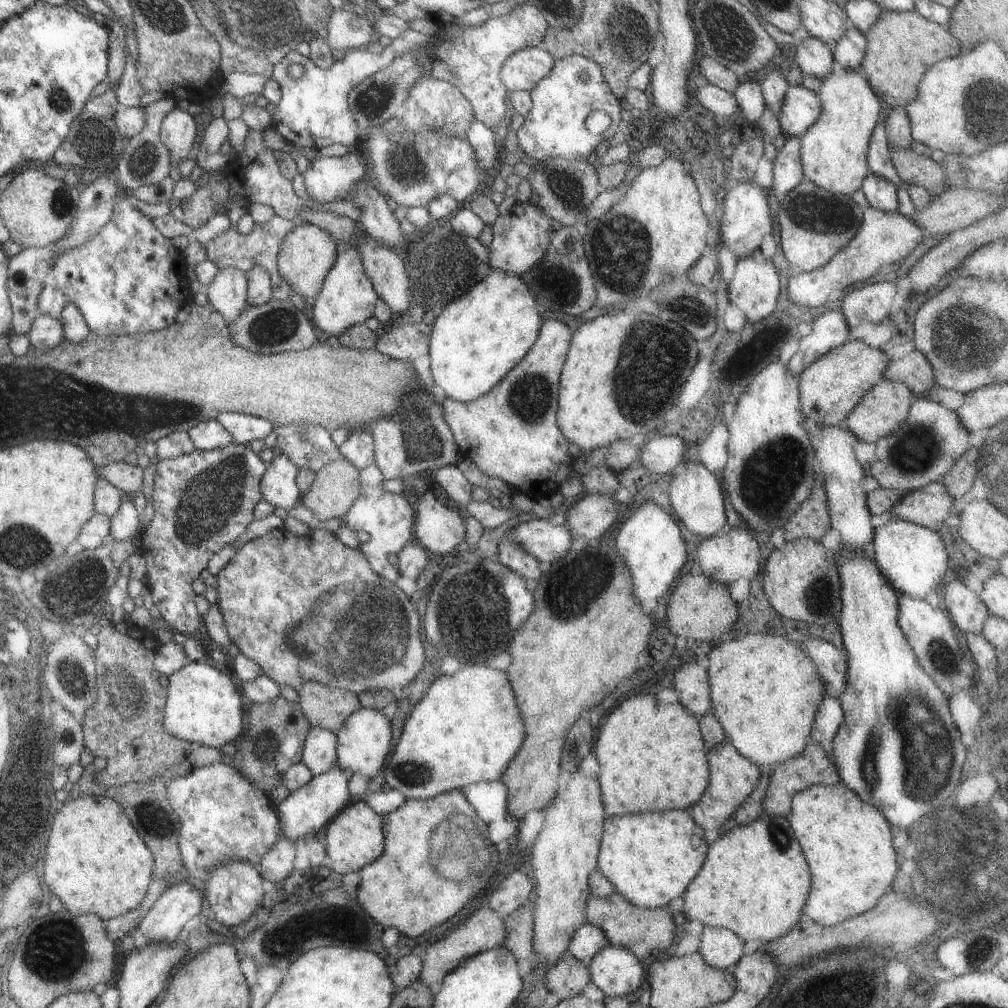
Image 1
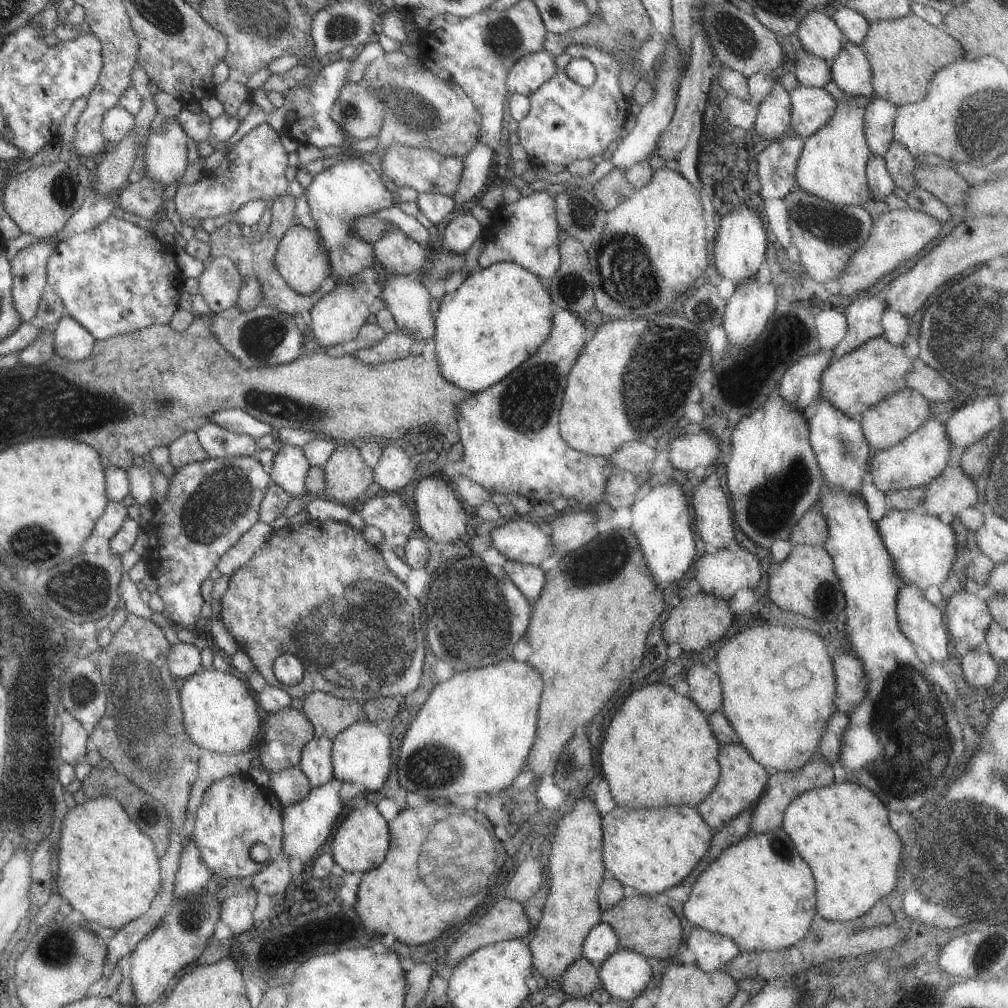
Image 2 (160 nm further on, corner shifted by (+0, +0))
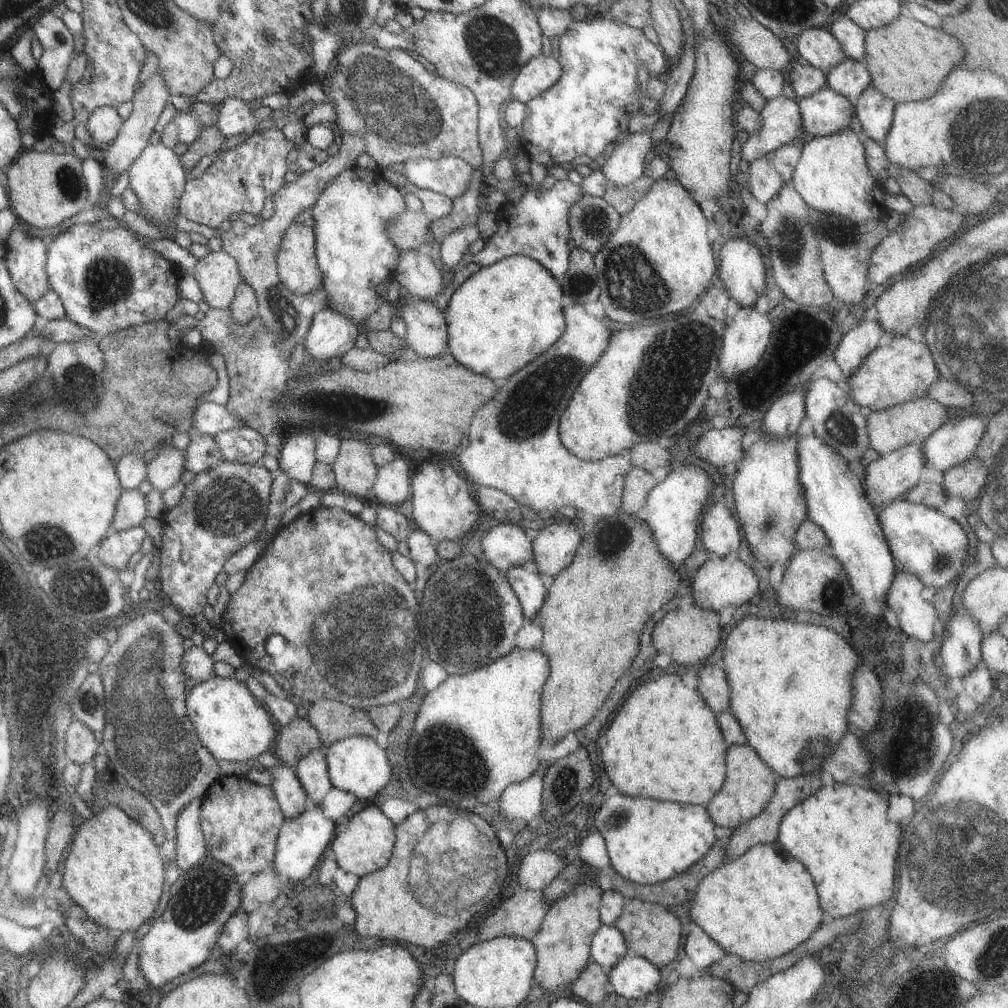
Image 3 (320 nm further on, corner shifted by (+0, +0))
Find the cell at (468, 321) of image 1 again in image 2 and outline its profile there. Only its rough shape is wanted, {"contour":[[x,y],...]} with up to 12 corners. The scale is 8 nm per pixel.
{"contour":[[499,261],[444,293],[440,375],[471,394],[551,332],[538,276]]}

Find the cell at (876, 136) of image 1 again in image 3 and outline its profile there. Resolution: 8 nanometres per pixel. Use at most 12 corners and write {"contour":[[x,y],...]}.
{"contour":[[869,86],[857,95],[861,136],[881,144],[894,102]]}

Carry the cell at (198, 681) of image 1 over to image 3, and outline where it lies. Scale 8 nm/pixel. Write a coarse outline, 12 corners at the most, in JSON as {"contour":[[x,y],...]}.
{"contour":[[200,646],[181,668],[200,743],[218,761],[271,749],[275,726],[246,684]]}

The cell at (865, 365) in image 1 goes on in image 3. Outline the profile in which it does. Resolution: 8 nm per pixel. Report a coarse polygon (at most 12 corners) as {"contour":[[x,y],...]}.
{"contour":[[895,335],[847,380],[878,411],[941,378],[924,342]]}

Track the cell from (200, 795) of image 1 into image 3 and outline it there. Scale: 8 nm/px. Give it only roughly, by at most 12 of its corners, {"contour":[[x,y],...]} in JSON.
{"contour":[[219,775],[198,815],[235,875],[271,864],[285,818],[269,785]]}

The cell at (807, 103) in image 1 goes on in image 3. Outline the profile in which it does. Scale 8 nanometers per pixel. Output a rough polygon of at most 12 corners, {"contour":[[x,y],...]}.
{"contour":[[820,88],[795,99],[804,139],[851,122],[847,97]]}

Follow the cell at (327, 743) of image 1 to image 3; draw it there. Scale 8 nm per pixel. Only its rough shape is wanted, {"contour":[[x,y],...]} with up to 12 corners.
{"contour":[[324,749],[293,768],[308,805],[319,806],[332,787]]}

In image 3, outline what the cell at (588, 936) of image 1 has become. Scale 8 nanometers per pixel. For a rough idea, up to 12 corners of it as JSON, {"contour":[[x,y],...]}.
{"contour":[[599,926],[590,960],[606,973],[627,952],[615,926]]}

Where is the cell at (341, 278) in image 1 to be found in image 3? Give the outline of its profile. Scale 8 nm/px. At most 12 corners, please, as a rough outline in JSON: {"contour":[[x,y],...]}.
{"contour":[[317,311],[301,341],[319,363],[354,347],[348,316]]}

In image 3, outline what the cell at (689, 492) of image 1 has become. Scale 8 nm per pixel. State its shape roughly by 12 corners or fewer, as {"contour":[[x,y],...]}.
{"contour":[[721,504],[703,510],[699,540],[718,557],[741,544],[733,512]]}

